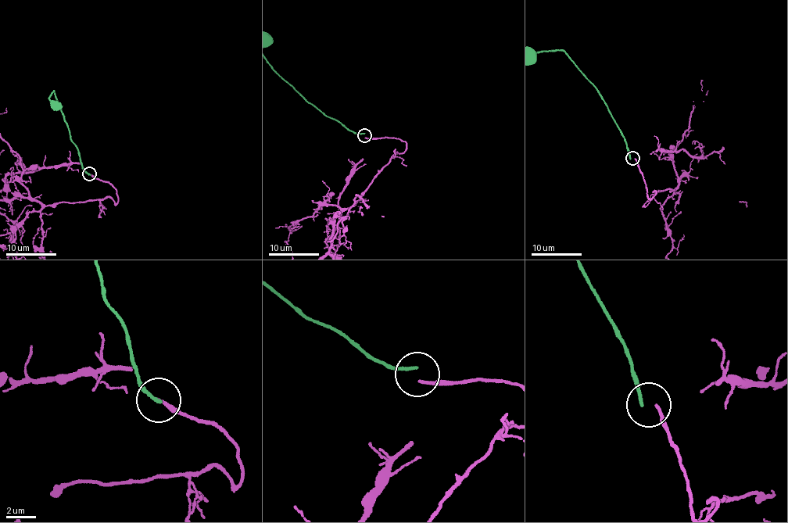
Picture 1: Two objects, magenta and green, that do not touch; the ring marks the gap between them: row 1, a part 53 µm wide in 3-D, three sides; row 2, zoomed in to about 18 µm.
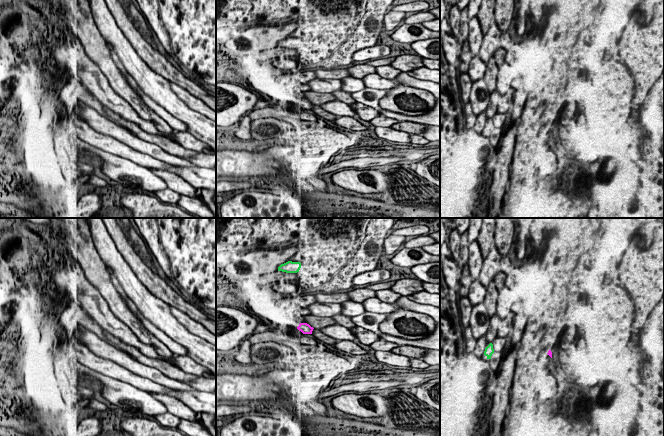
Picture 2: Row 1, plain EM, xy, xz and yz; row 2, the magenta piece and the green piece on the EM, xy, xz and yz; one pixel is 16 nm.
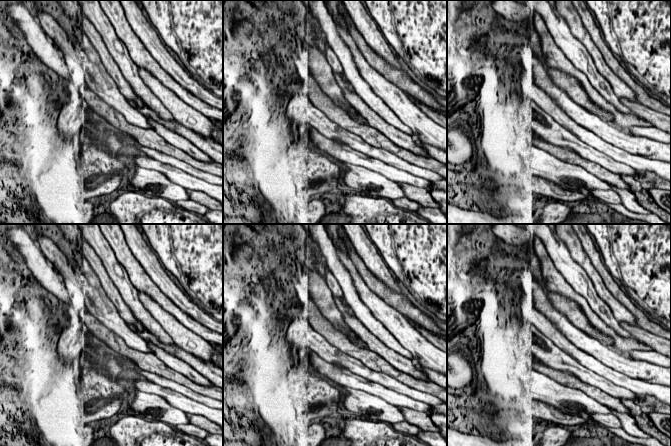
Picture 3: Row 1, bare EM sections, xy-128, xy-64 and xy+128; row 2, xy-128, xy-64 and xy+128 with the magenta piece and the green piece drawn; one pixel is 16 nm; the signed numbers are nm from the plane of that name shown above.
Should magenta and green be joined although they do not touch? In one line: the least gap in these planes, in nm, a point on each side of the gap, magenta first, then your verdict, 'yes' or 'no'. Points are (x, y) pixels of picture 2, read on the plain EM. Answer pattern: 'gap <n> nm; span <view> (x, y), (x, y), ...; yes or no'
gap 800 nm; span xz (300, 99), (296, 48); no

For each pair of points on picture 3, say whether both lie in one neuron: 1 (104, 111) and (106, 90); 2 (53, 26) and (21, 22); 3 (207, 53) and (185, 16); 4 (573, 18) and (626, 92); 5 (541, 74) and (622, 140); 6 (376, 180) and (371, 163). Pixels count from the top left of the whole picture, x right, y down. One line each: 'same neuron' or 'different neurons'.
1: different neurons
2: different neurons
3: same neuron
4: same neuron
5: same neuron
6: different neurons

